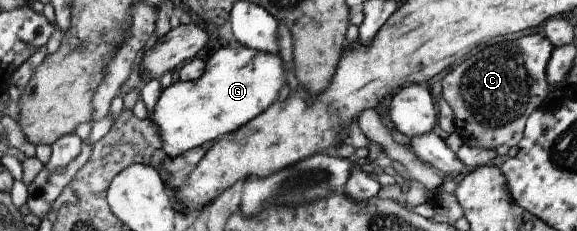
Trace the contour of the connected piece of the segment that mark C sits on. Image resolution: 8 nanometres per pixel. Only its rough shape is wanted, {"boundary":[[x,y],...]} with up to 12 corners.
{"boundary":[[544,32],[480,49],[442,80],[464,143],[519,145],[552,90]]}

